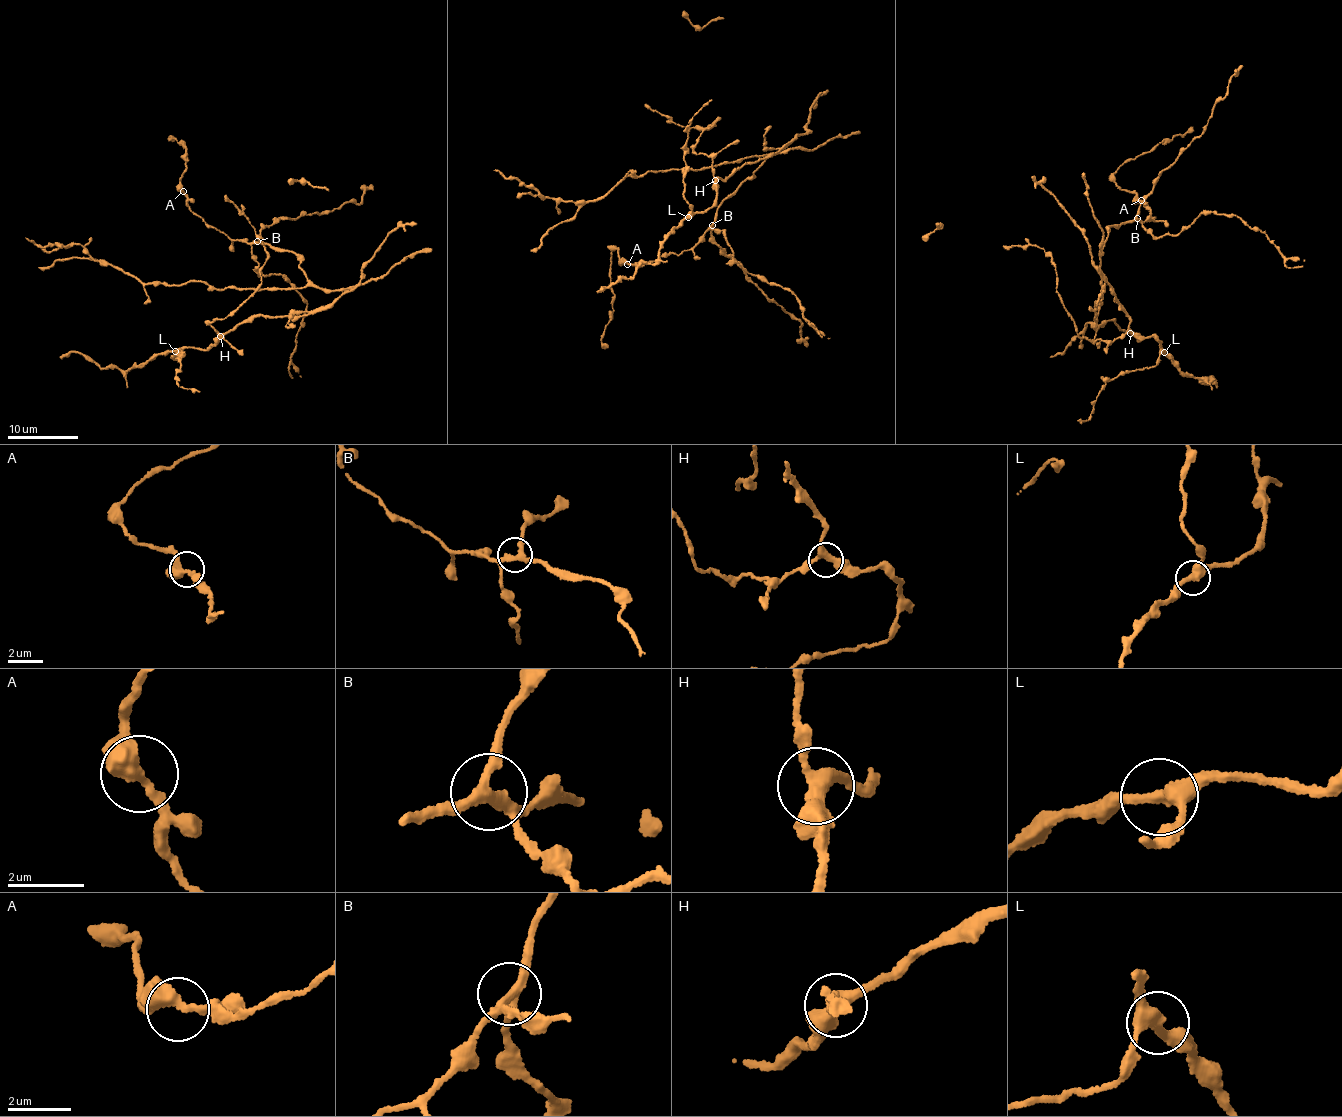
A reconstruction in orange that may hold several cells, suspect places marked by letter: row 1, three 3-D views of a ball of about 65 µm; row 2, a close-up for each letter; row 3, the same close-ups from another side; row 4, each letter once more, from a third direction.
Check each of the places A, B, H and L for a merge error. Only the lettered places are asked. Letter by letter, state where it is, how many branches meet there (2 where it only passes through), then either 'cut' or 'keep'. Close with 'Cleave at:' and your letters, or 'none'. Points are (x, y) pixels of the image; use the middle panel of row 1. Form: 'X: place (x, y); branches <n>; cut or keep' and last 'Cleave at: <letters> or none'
A: place (627, 264); branches 3; keep
B: place (712, 225); branches 4; keep
H: place (715, 180); branches 3; keep
L: place (688, 217); branches 3; keep
Cleave at: none

